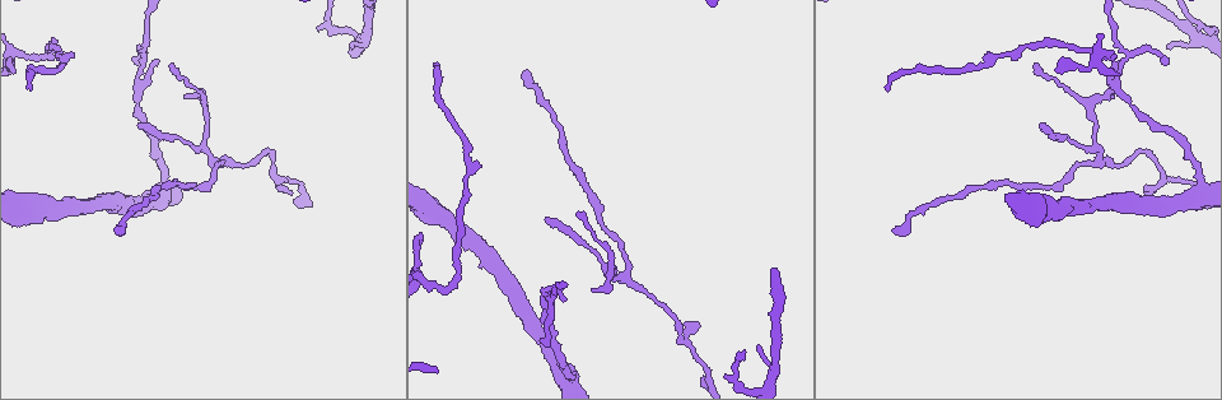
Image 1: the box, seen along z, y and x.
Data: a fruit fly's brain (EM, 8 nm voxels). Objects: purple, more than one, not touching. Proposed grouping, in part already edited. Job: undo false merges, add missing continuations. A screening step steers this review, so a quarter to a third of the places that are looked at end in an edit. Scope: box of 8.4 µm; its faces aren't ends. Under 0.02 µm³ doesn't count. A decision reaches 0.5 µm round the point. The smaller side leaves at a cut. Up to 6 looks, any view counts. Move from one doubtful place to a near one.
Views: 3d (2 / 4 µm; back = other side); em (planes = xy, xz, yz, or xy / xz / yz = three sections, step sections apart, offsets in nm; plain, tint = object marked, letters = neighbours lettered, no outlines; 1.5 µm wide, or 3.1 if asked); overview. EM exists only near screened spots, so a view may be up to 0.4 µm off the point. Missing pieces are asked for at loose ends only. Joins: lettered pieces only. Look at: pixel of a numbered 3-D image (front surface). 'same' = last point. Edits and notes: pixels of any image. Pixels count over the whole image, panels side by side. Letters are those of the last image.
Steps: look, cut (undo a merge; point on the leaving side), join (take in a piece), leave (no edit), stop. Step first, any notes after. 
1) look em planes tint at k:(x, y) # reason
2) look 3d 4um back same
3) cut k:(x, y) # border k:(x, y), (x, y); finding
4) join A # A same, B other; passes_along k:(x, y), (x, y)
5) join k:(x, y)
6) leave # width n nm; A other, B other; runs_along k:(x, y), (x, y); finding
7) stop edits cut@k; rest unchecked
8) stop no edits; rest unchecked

look 3d 2um at 1:(594, 291) # branch stops here

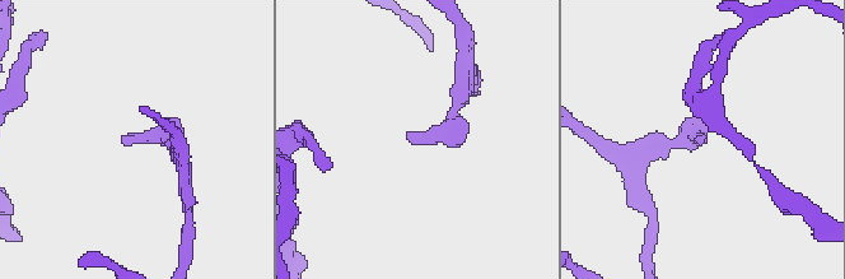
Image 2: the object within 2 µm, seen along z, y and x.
look em planes letters at 2:(125, 142) # shape alone is not enough

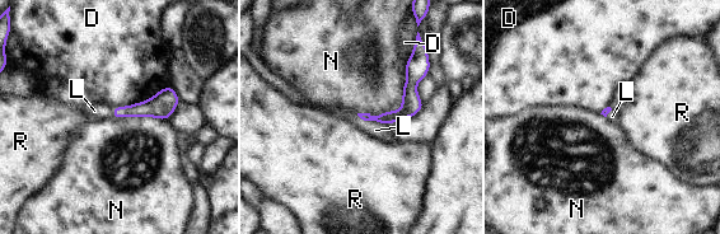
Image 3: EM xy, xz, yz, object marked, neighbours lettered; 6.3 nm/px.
leave # D other, L other, N other, R other; border 3:(356, 113), (364, 120), (386, 125); no lettered piece goes on from it

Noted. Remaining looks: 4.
look 3d 2um at 1:(41, 54) # sharp bend

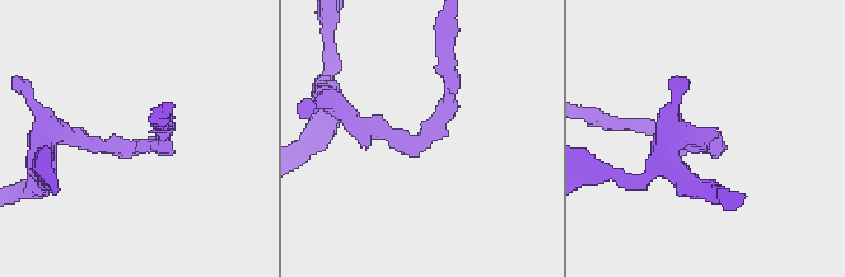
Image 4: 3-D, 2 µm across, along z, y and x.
look em planes tint at 4:(421, 139) # need the tissue

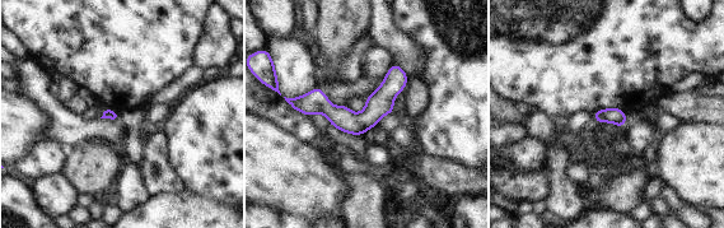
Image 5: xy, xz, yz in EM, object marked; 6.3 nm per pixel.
look em planes letters same # what lies round it

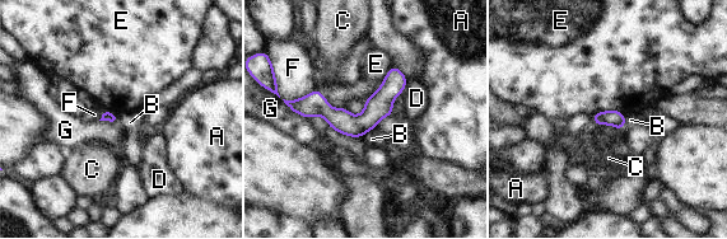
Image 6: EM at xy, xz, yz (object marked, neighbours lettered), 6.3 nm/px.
leave # A other, B other, C other, D other, E other, F other, G other; runs_along 6:(402, 79), (362, 120), (290, 103); continuous, no second cell

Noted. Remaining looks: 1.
stop no edits; rest unchecked

